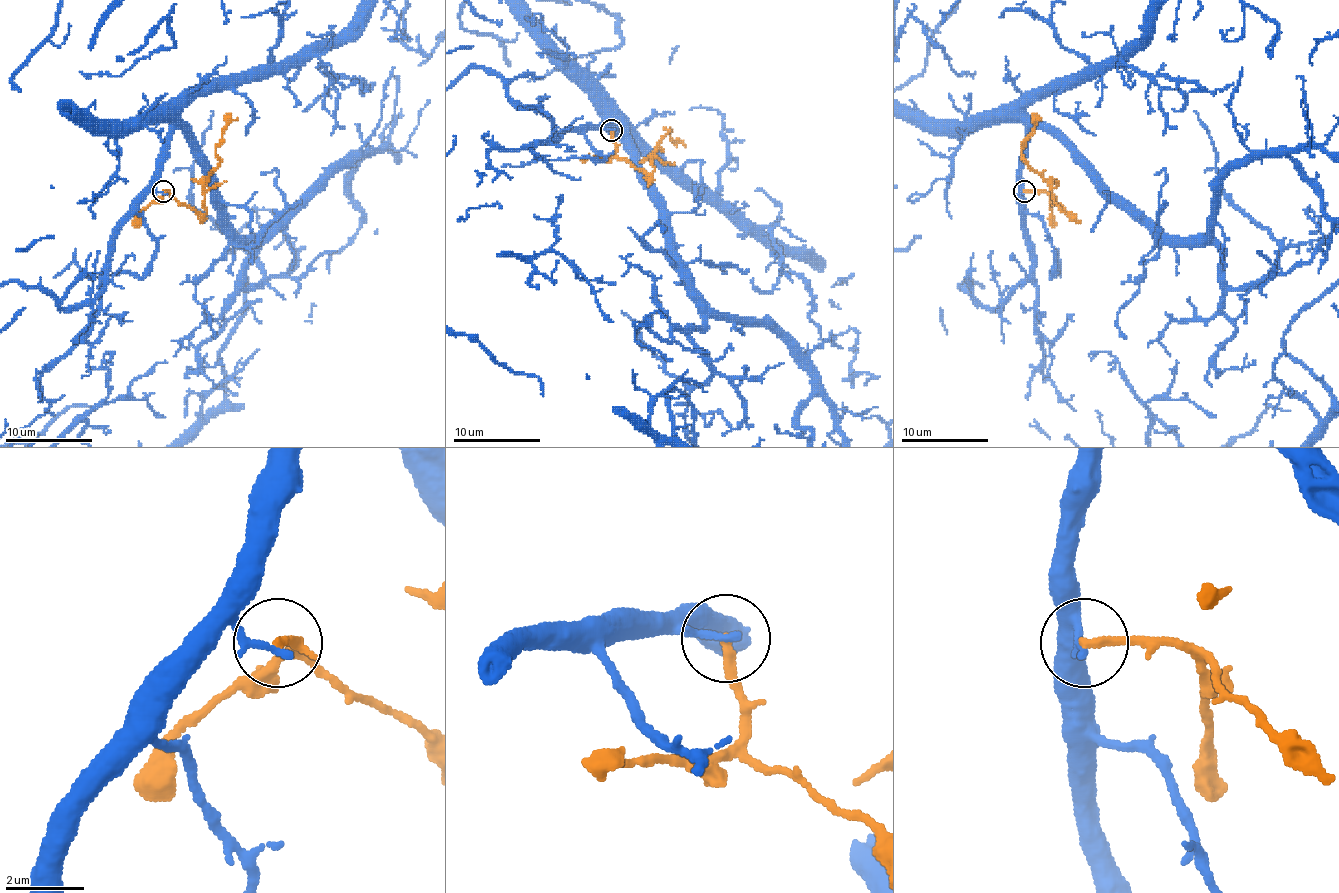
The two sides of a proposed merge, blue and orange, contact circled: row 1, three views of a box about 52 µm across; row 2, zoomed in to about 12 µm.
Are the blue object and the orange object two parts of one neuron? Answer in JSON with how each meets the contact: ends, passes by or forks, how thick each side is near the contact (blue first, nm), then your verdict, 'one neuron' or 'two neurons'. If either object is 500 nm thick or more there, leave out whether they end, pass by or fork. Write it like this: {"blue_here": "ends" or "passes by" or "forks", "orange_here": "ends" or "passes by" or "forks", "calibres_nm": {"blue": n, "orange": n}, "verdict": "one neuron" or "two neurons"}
{"blue_here": "ends", "orange_here": "ends", "calibres_nm": {"blue": 200, "orange": 240}, "verdict": "two neurons"}

